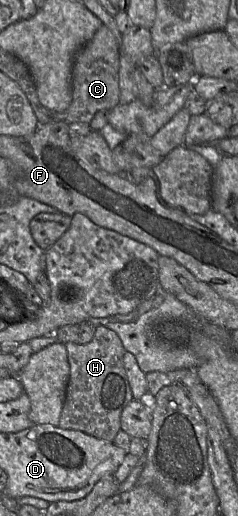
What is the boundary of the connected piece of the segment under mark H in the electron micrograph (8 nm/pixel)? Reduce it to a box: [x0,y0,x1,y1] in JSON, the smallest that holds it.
[58,326,133,442]

